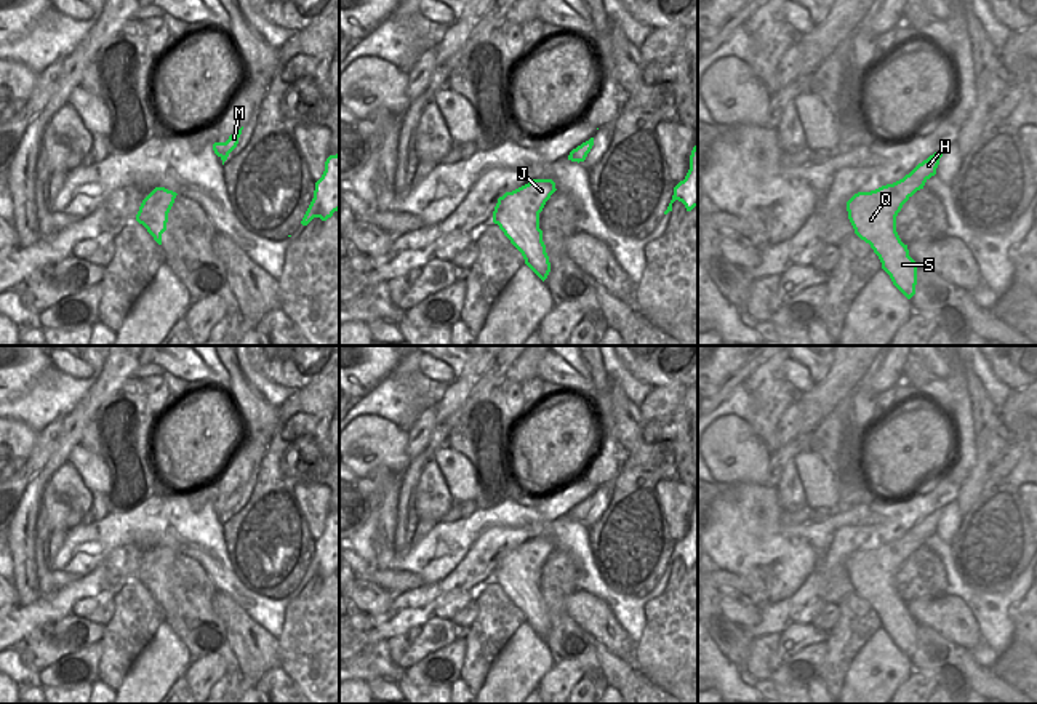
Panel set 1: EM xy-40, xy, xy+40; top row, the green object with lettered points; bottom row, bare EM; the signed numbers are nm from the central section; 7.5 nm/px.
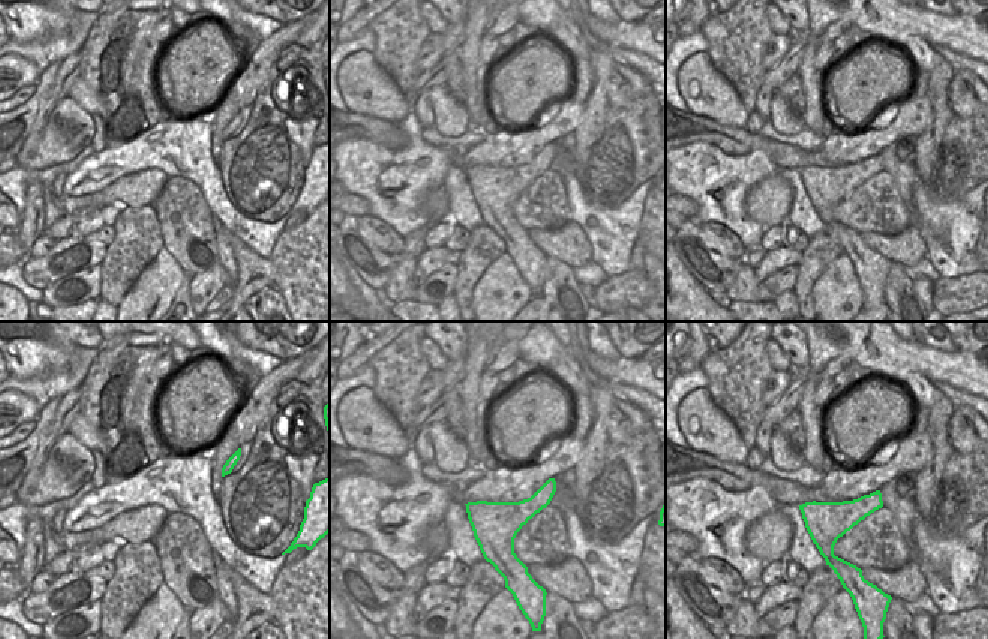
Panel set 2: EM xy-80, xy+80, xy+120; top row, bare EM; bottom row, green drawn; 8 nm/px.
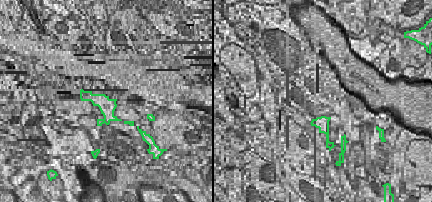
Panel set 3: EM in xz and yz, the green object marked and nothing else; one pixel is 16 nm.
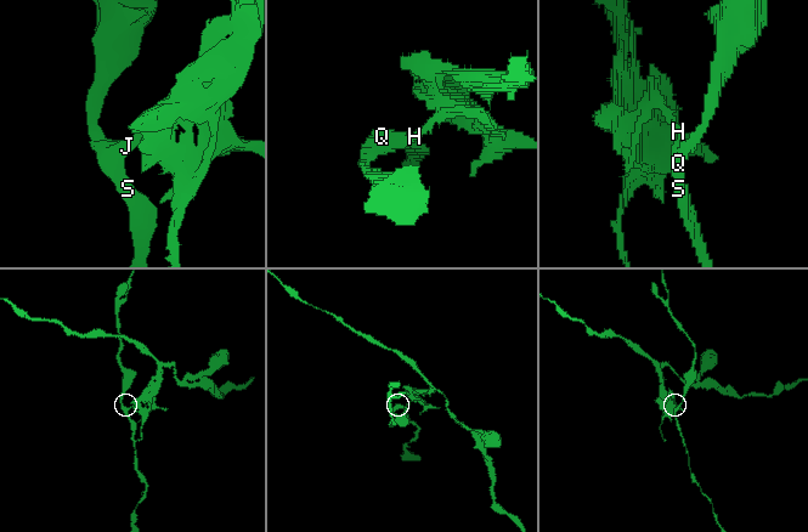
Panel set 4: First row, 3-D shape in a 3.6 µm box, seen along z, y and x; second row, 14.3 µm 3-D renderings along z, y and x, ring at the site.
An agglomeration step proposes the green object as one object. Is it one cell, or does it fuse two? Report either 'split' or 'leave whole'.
split

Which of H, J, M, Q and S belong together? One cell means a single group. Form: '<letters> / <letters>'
H J Q S / M

